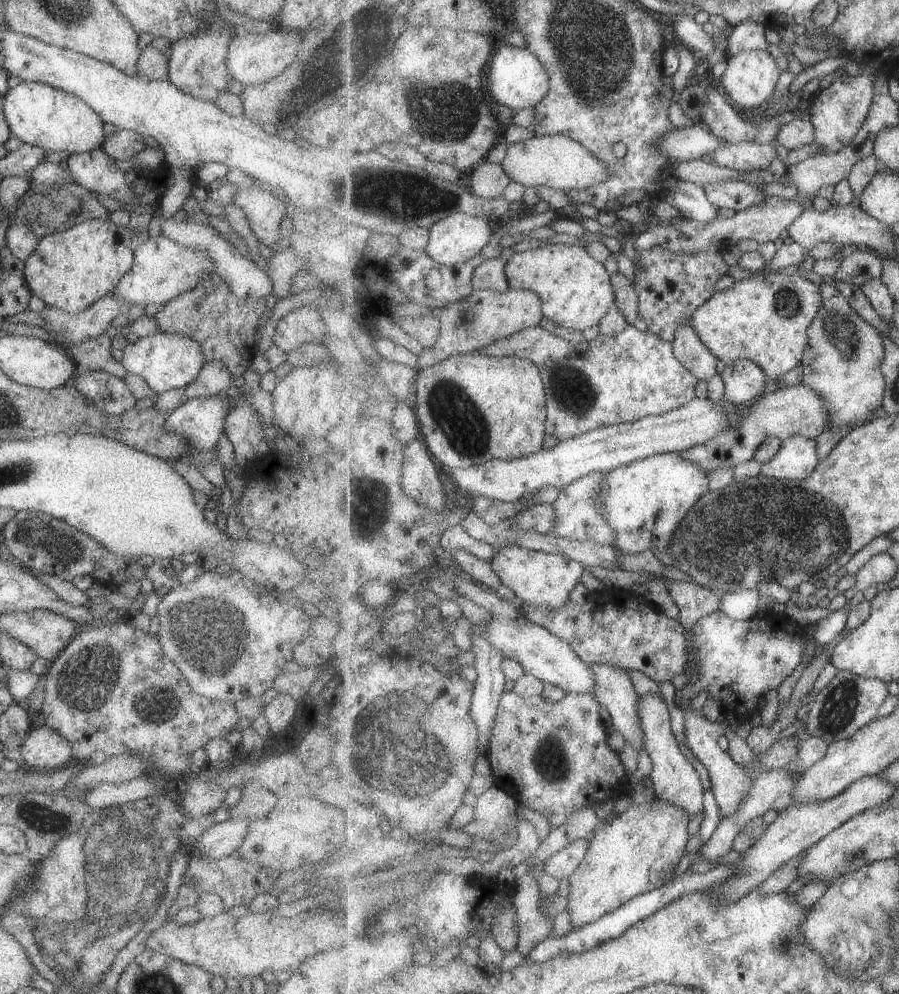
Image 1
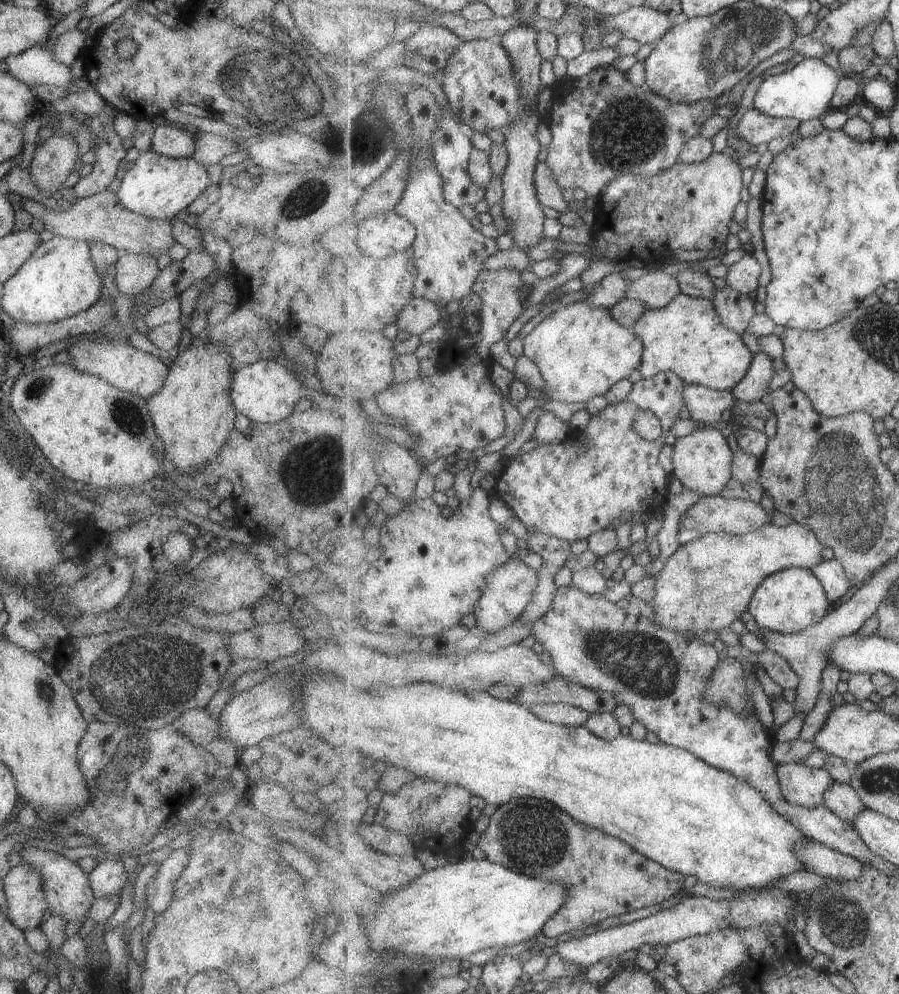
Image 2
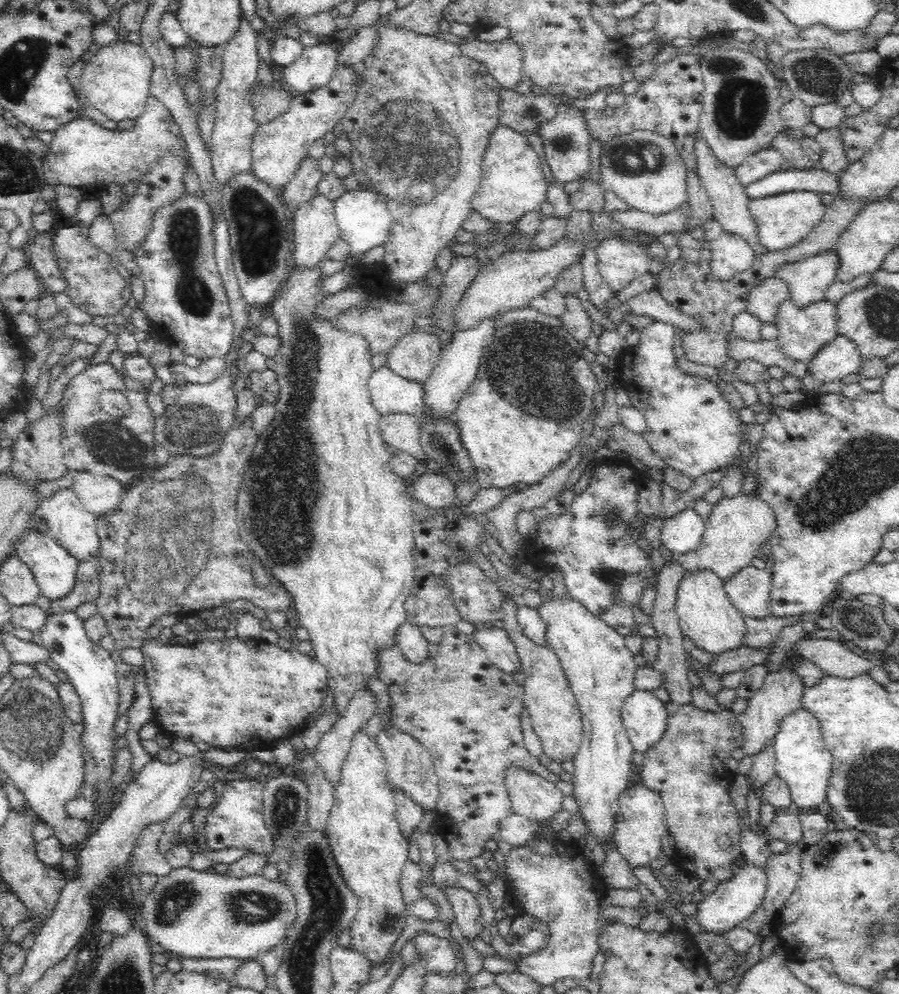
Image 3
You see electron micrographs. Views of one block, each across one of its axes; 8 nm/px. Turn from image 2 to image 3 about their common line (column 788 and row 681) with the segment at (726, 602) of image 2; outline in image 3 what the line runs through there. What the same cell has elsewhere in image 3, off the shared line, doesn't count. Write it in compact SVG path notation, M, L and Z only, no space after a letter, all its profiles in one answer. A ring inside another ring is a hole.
M503 594L503 629L508 633L510 640L515 644L521 660L521 671L526 674L522 689L524 692L523 704L531 718L533 730L542 741L543 753L552 761L562 763L572 761L583 740L582 713L574 697L562 668L560 659L550 645L542 645L526 637L515 611L517 603L508 601L508 595Z

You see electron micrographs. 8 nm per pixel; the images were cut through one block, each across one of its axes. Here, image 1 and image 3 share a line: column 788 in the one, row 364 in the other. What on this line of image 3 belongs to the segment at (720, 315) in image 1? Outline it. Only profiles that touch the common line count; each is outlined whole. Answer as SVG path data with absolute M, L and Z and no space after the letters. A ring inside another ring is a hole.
M291 266L287 280L283 282L273 300L268 304L270 314L278 324L279 347L273 358L275 364L272 368L278 377L280 394L278 402L275 404L275 417L268 429L259 435L253 454L245 465L242 484L237 495L236 512L237 526L240 534L242 534L242 540L250 546L250 551L253 554L256 550L254 556L260 560L271 577L278 579L294 598L298 618L309 634L315 658L326 669L327 683L335 696L334 703L338 707L338 716L340 716L346 710L348 701L354 692L368 689L366 684L376 676L376 667L373 661L375 650L380 645L396 643L394 639L396 629L407 620L404 602L412 590L413 572L415 571L413 559L415 537L412 529L416 524L416 515L410 507L413 502L410 493L410 481L404 480L389 468L391 457L385 450L386 444L379 431L379 420L382 414L374 407L374 403L370 399L369 378L373 373L370 360L374 354L370 353L369 342L364 334L337 326L336 319L329 319L318 314L318 306L324 302L324 298L328 295L322 289L324 281L325 278L322 276L320 266L311 268Z

